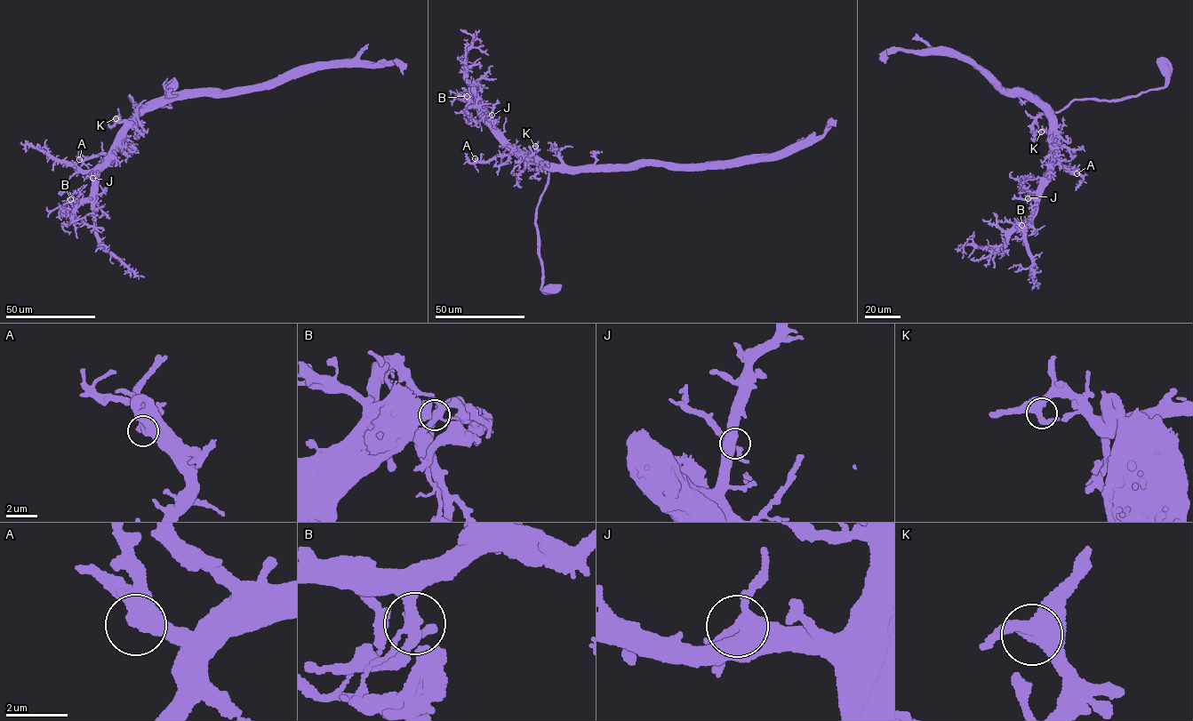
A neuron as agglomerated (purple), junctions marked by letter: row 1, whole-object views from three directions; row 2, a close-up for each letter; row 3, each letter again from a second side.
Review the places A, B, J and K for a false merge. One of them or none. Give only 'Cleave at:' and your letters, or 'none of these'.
Cleave at: B

